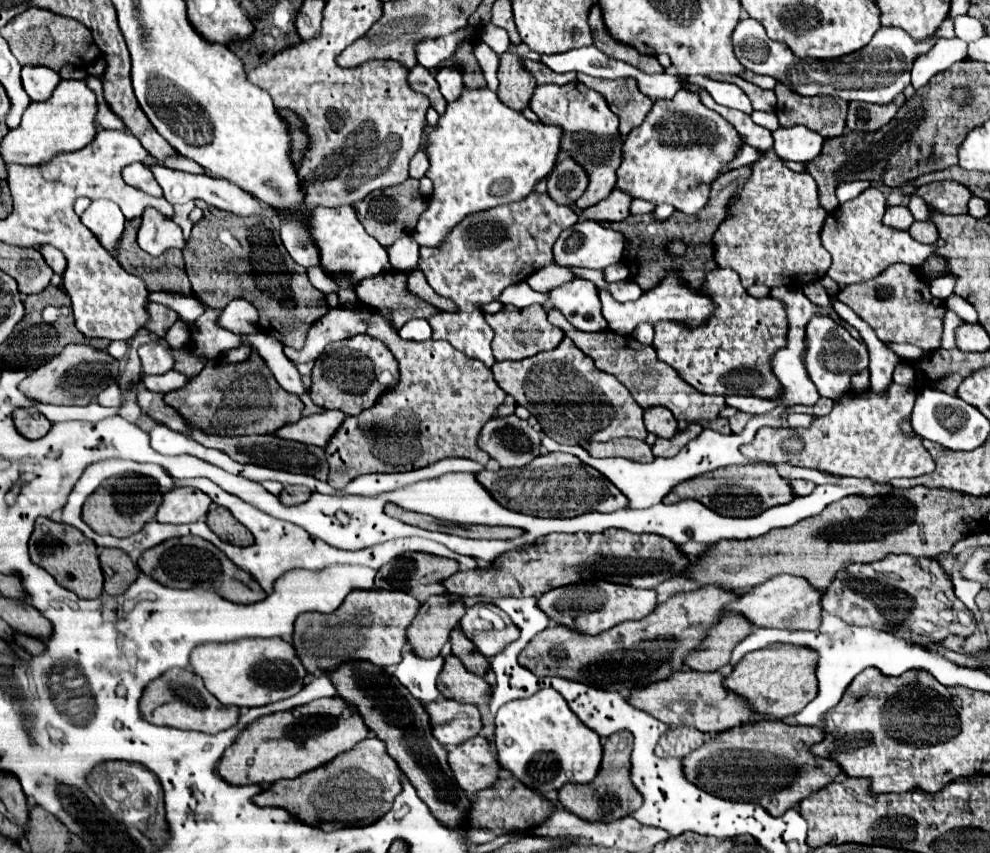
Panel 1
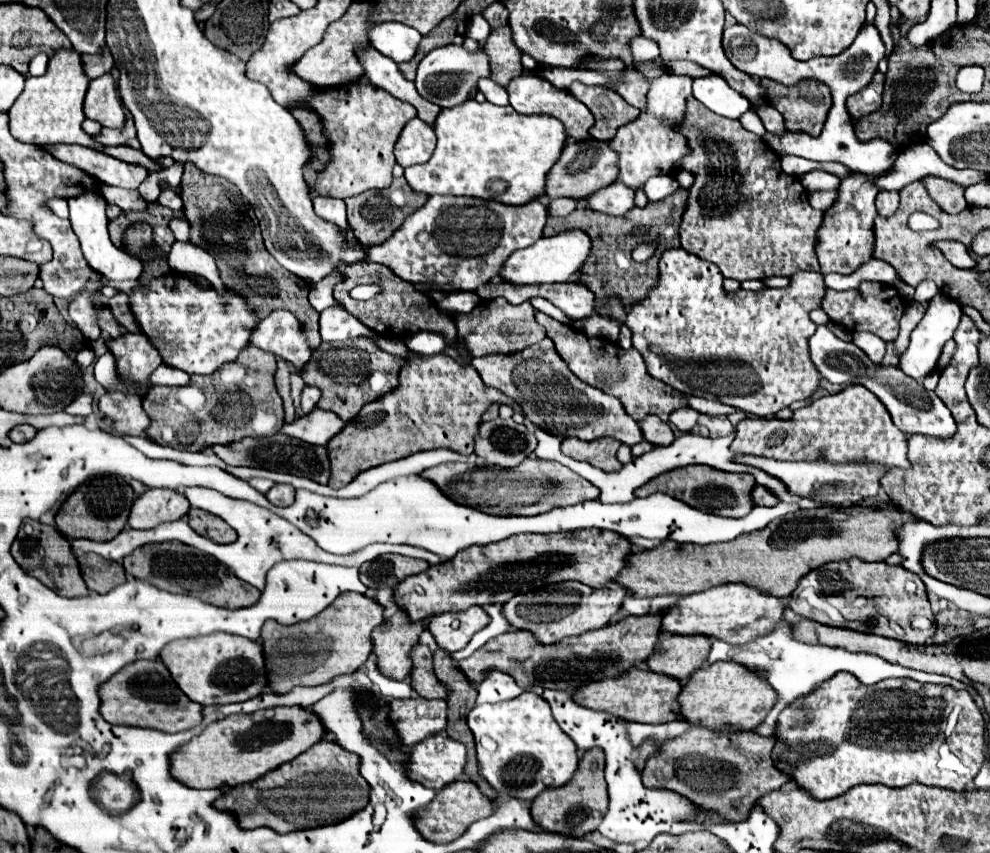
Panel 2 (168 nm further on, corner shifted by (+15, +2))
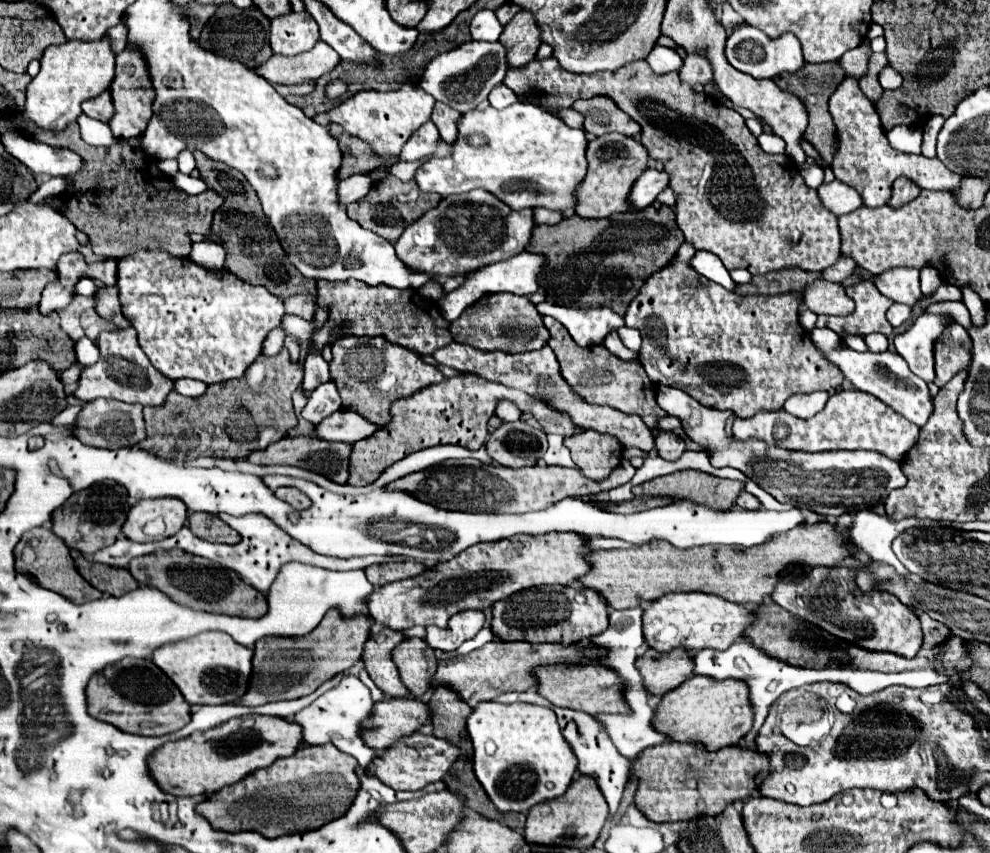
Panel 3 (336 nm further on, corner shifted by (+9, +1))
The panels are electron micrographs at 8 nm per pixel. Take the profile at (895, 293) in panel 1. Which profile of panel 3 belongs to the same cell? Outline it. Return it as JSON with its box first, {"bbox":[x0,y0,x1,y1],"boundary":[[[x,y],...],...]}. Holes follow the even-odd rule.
{"bbox":[818,282,894,336],"boundary":[[[862,282],[852,288],[846,288],[846,294],[856,302],[856,310],[848,316],[818,316],[818,328],[830,328],[840,336],[846,334],[872,334],[880,332],[892,336],[892,324],[886,318],[888,308],[894,304],[890,298],[880,294],[874,282]]]}

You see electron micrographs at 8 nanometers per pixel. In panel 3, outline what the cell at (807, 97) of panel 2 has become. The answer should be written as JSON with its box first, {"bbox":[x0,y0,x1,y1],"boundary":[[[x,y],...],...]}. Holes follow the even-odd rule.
{"bbox":[772,62,844,164],"boundary":[[[828,62],[828,64],[806,64],[802,70],[798,70],[798,74],[778,74],[772,78],[782,90],[796,94],[808,112],[808,128],[804,130],[804,140],[810,142],[820,158],[826,164],[832,164],[834,160],[834,150],[838,150],[838,136],[836,136],[836,126],[834,120],[828,112],[828,98],[834,94],[834,90],[838,88],[838,84],[844,80],[844,72],[840,70],[838,62]]]}

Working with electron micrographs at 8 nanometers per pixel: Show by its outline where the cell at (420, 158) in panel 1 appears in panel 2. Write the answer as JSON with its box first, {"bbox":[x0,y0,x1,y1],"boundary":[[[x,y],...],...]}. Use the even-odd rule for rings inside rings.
{"bbox":[394,117,436,167],"boundary":[[[414,117],[406,123],[406,127],[402,129],[396,141],[396,147],[394,147],[396,163],[400,163],[402,167],[426,163],[432,157],[434,147],[436,147],[434,129],[424,121],[420,121],[418,117]]]}

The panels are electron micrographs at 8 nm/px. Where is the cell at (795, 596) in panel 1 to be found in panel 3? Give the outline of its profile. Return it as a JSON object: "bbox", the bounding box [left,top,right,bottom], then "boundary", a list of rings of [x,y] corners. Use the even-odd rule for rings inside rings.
{"bbox":[644,592,754,652],"boundary":[[[674,592],[658,598],[644,610],[644,634],[650,648],[658,652],[668,652],[672,648],[700,650],[700,648],[730,648],[754,622],[754,610],[744,604],[724,600],[716,594],[704,592]]]}

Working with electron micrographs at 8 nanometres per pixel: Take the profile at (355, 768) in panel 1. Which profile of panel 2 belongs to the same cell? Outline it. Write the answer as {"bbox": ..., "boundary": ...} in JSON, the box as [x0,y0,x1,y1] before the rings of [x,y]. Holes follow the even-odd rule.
{"bbox":[214,741,368,833],"boundary":[[[320,741],[312,745],[312,749],[306,749],[300,757],[294,761],[288,761],[280,765],[280,769],[274,769],[272,773],[266,773],[260,777],[260,781],[252,781],[248,785],[238,785],[218,797],[214,801],[216,809],[234,813],[238,819],[240,829],[252,829],[252,827],[270,827],[276,833],[292,833],[300,829],[312,829],[312,827],[322,827],[322,825],[332,825],[348,819],[352,813],[360,811],[368,803],[368,783],[360,777],[358,773],[358,755],[344,751],[340,745],[332,741]]]}

